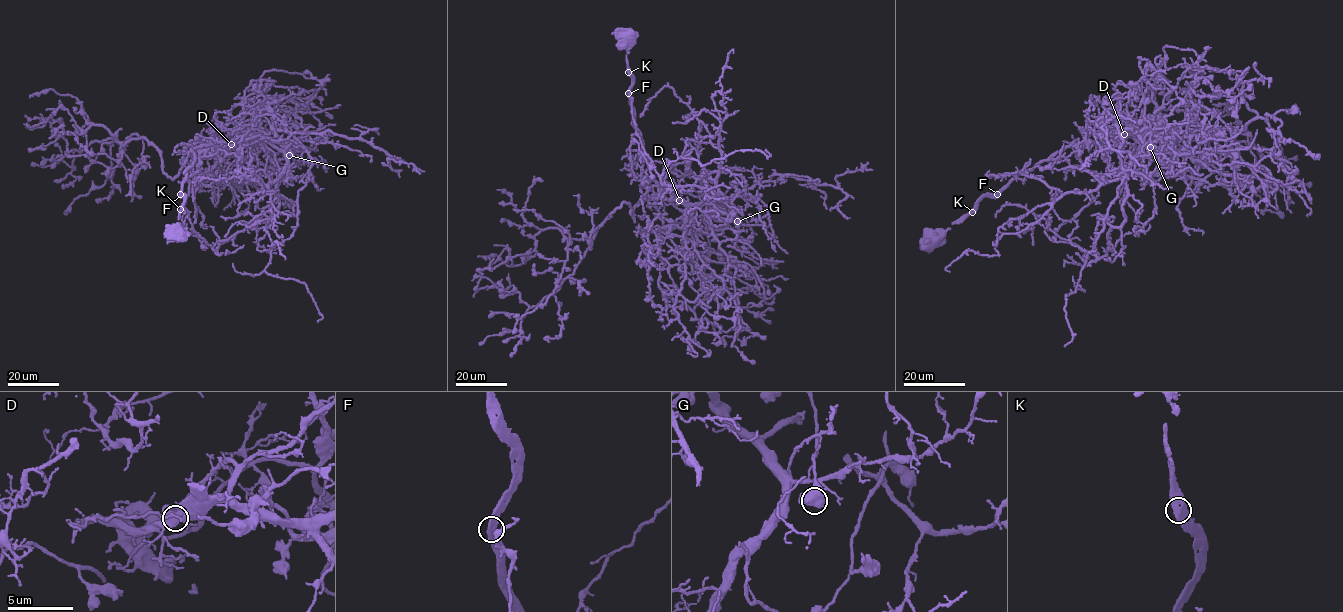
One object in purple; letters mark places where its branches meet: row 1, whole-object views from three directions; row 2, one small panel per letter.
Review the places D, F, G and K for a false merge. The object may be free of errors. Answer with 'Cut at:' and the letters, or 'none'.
Cut at: none

